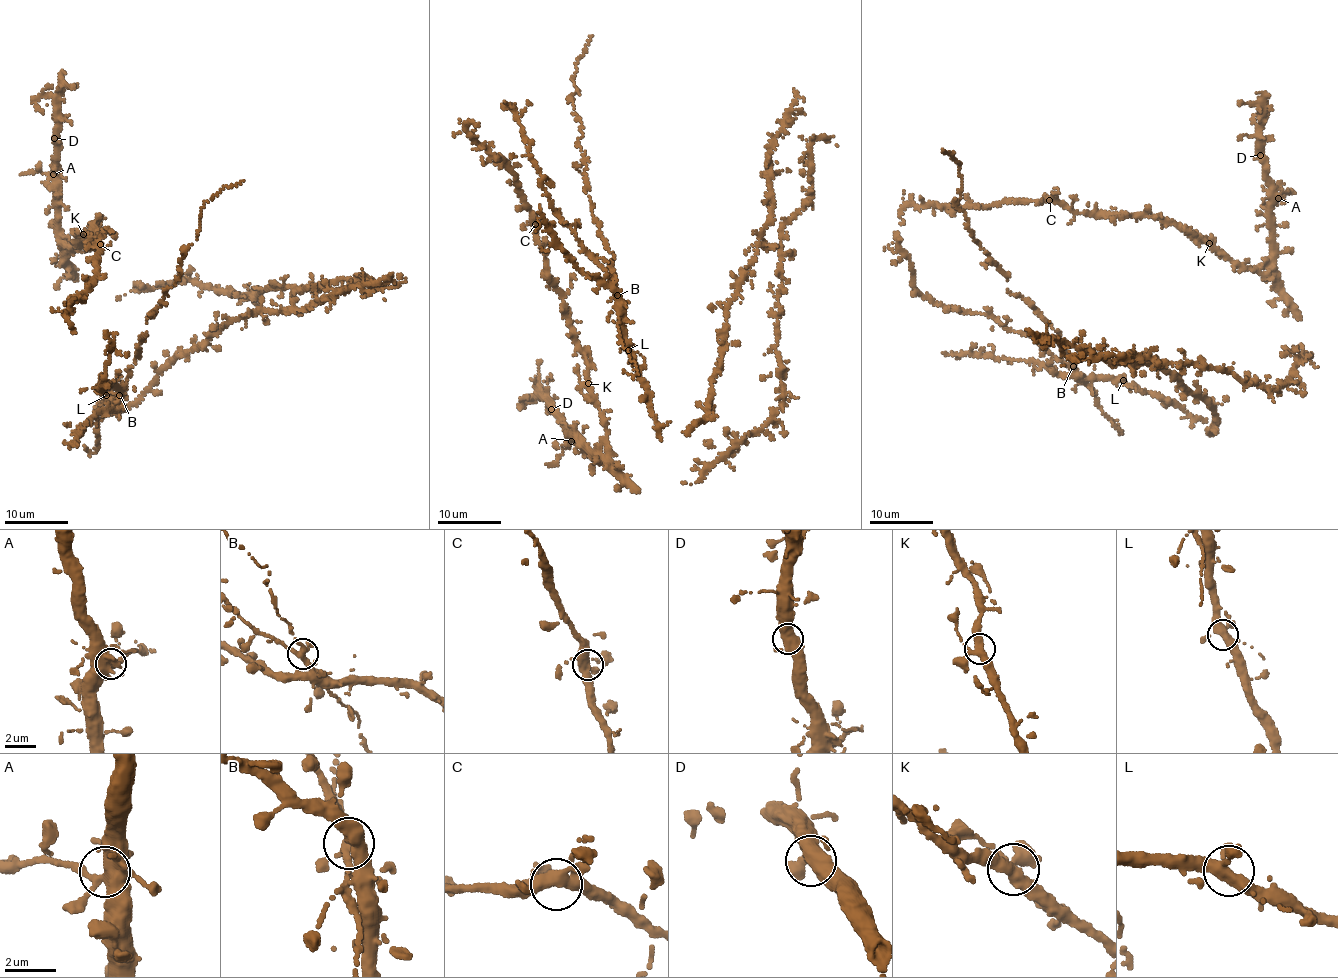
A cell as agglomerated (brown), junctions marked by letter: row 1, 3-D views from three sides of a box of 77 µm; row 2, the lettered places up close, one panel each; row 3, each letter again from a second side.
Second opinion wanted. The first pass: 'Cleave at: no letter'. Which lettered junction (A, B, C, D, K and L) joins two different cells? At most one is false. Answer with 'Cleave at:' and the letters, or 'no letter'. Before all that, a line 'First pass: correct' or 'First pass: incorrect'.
First pass: correct
Cleave at: no letter

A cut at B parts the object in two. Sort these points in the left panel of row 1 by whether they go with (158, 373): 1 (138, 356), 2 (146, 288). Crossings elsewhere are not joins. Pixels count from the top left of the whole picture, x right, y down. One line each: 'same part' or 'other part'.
1: other part
2: same part

